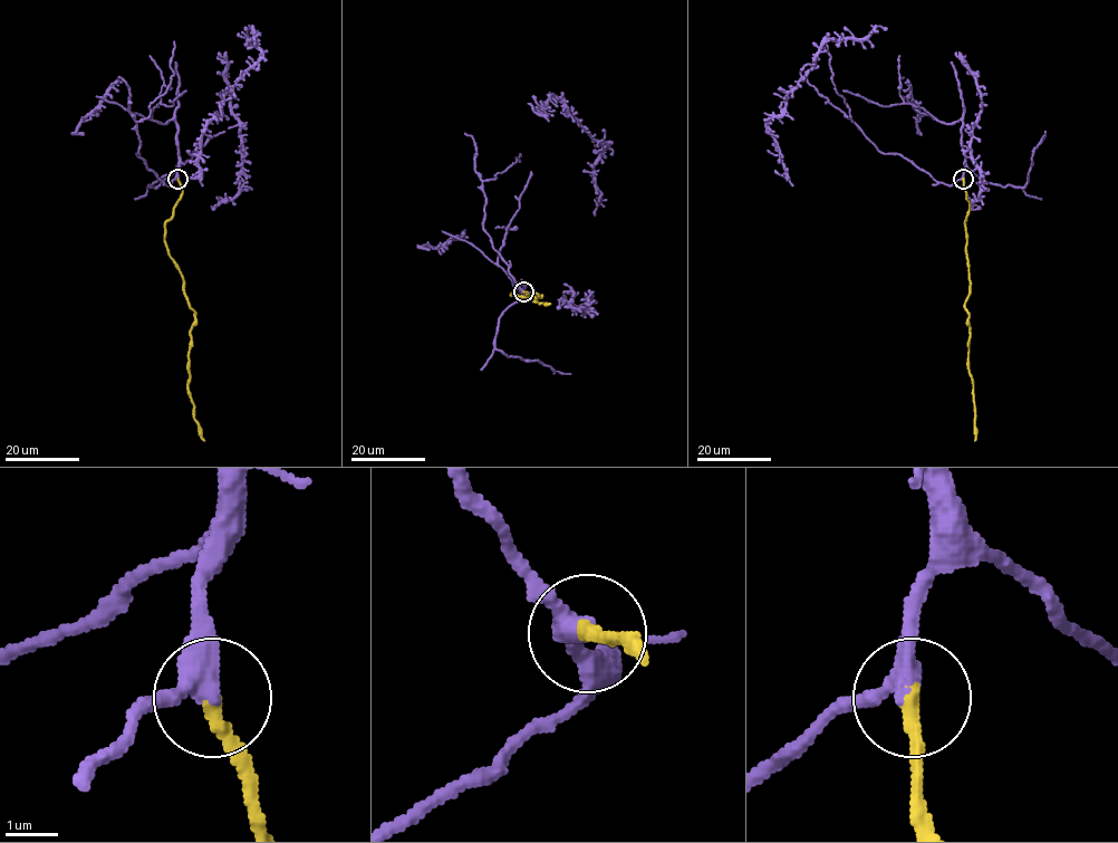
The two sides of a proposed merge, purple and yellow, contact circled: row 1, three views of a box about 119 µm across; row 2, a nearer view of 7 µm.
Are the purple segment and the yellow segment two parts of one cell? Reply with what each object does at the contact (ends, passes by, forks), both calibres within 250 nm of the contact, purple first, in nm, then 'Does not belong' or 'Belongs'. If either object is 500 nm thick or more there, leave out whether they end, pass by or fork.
At the ring purple passes by. At the ring yellow ends. Thickness 400 nm (purple) against 320 nm. Belongs

